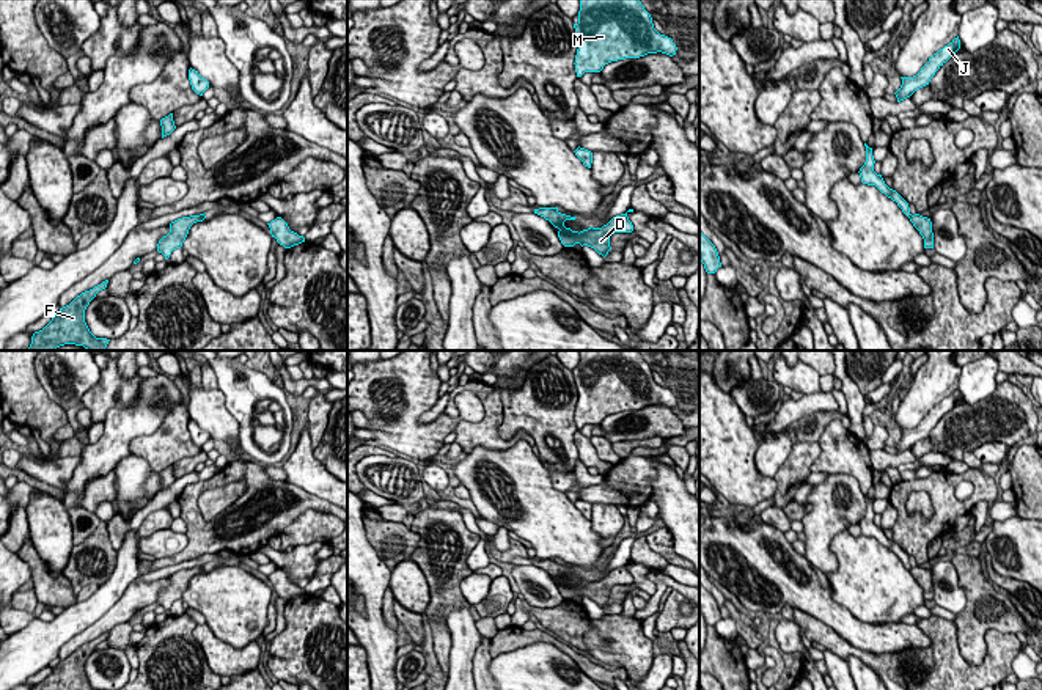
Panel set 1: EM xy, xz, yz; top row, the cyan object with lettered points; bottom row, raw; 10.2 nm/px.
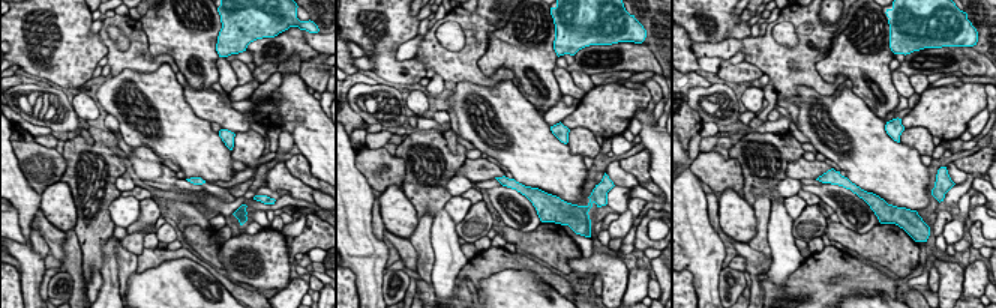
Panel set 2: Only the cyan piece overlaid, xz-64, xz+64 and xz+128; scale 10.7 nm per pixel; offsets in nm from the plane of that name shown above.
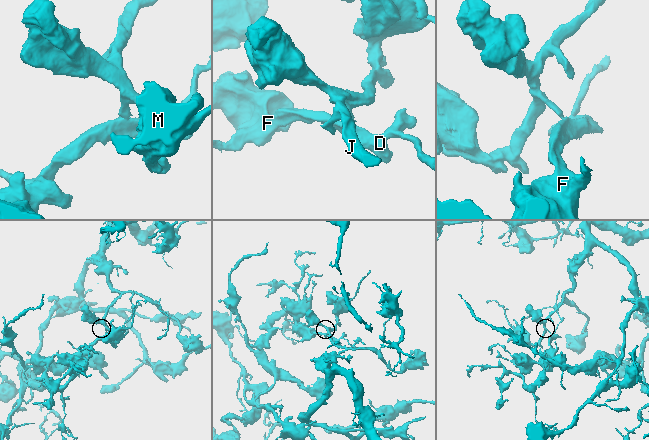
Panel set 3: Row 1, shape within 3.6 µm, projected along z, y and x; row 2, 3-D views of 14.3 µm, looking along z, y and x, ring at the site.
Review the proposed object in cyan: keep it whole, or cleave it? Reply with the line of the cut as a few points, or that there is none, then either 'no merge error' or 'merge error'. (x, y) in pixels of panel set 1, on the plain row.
xz (550, 560), (557, 563) | merge error

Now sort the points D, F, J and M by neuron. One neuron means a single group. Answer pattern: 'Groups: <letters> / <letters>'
Groups: D F / J M

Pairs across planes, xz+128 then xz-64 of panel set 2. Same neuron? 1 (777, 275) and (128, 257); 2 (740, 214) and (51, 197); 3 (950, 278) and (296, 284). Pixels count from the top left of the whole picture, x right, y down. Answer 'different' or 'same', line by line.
1: different
2: same
3: different

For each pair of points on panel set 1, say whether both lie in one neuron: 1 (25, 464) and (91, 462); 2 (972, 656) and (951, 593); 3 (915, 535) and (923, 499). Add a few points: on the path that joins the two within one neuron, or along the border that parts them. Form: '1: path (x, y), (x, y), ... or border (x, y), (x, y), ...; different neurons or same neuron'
1: border (80, 455), (80, 462), (63, 489); different neurons
2: border (957, 574), (965, 607), (956, 615); different neurons
3: border (912, 491), (924, 491), (929, 495), (929, 519); different neurons

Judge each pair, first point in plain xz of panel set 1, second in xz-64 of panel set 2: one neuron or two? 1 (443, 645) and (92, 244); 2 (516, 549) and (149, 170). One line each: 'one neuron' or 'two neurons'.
1: two neurons
2: two neurons

